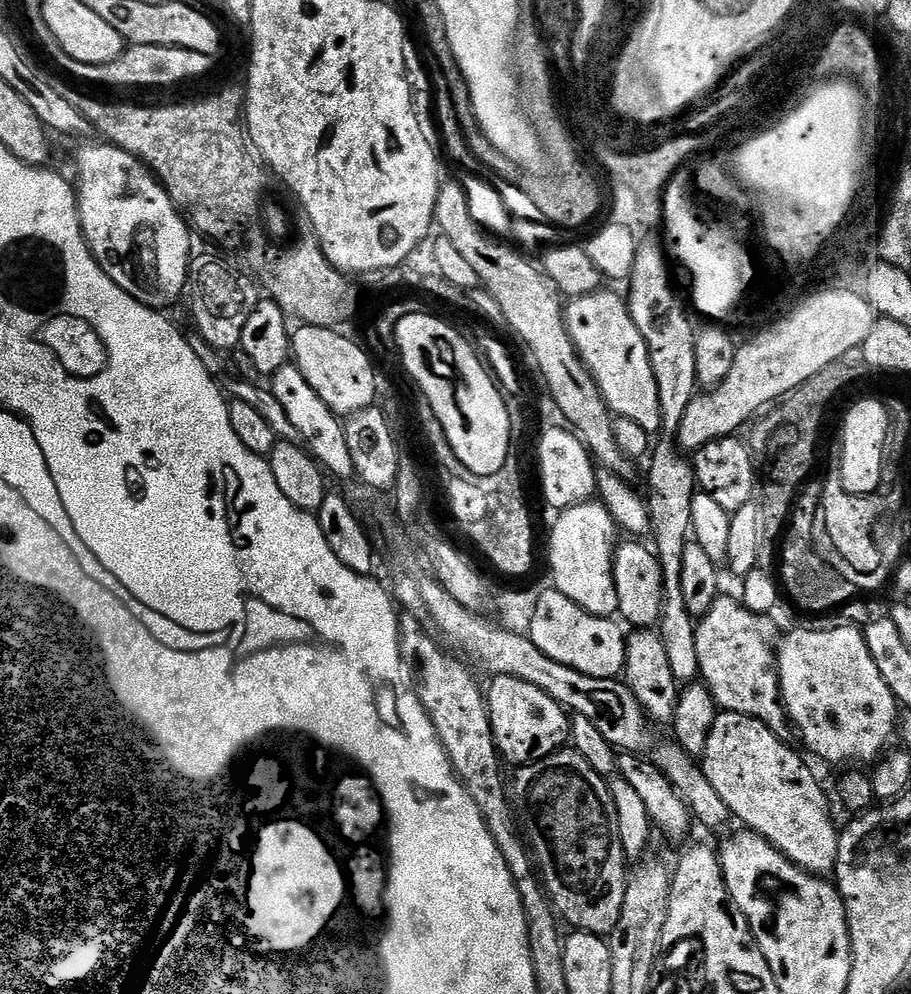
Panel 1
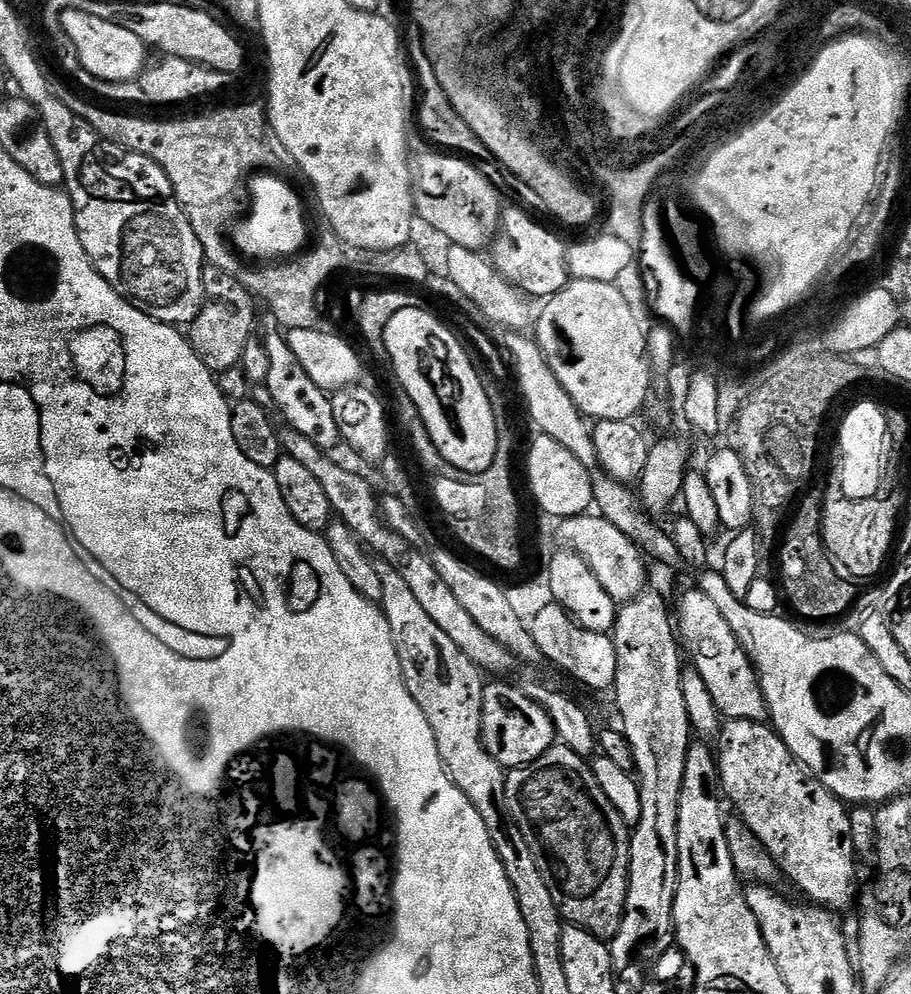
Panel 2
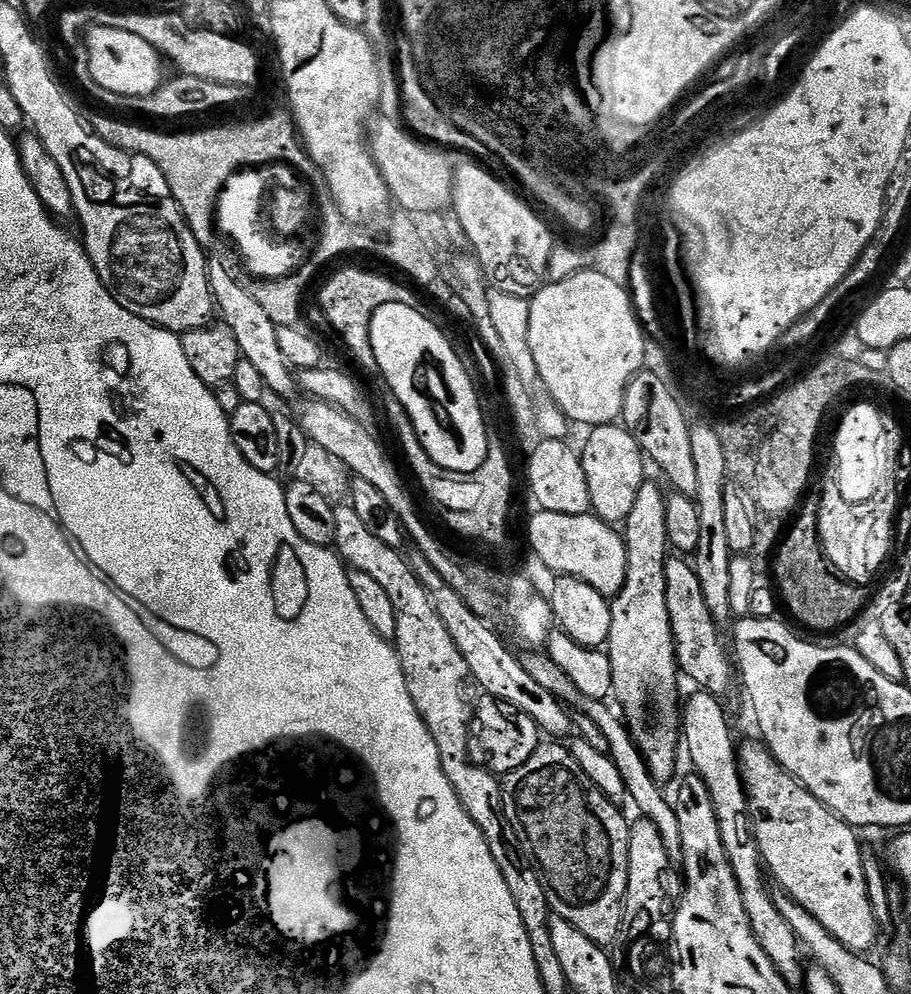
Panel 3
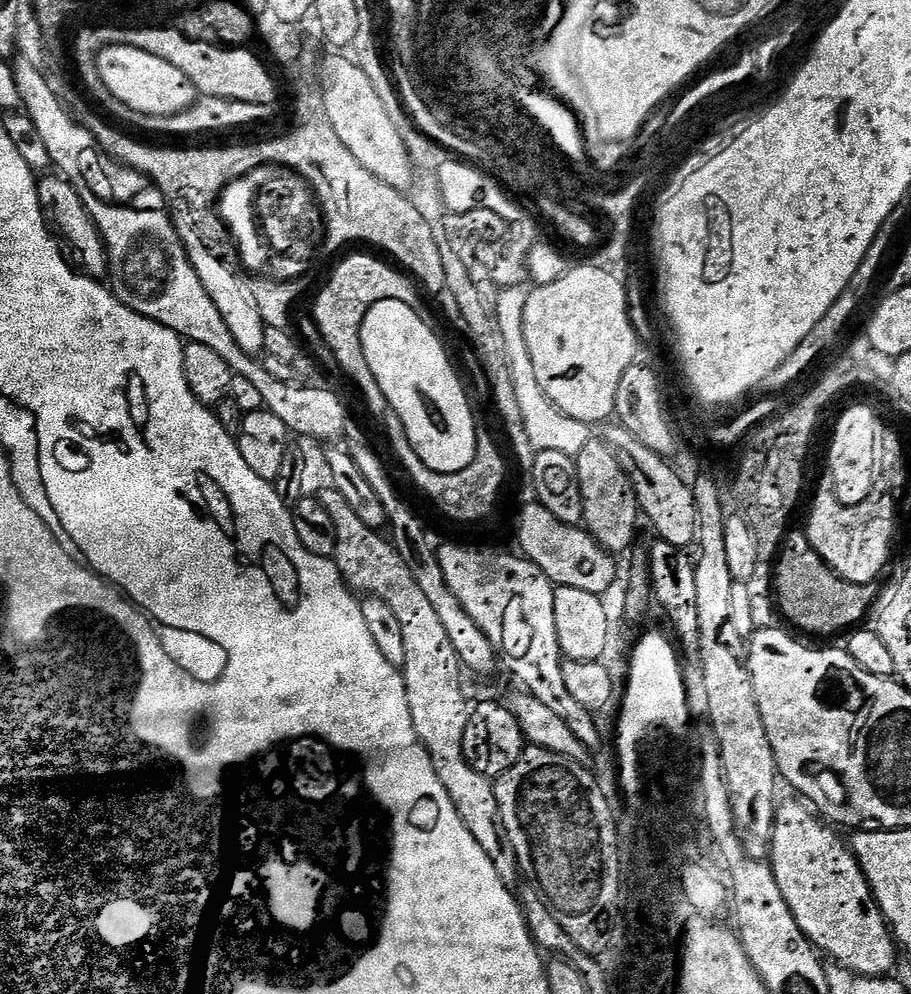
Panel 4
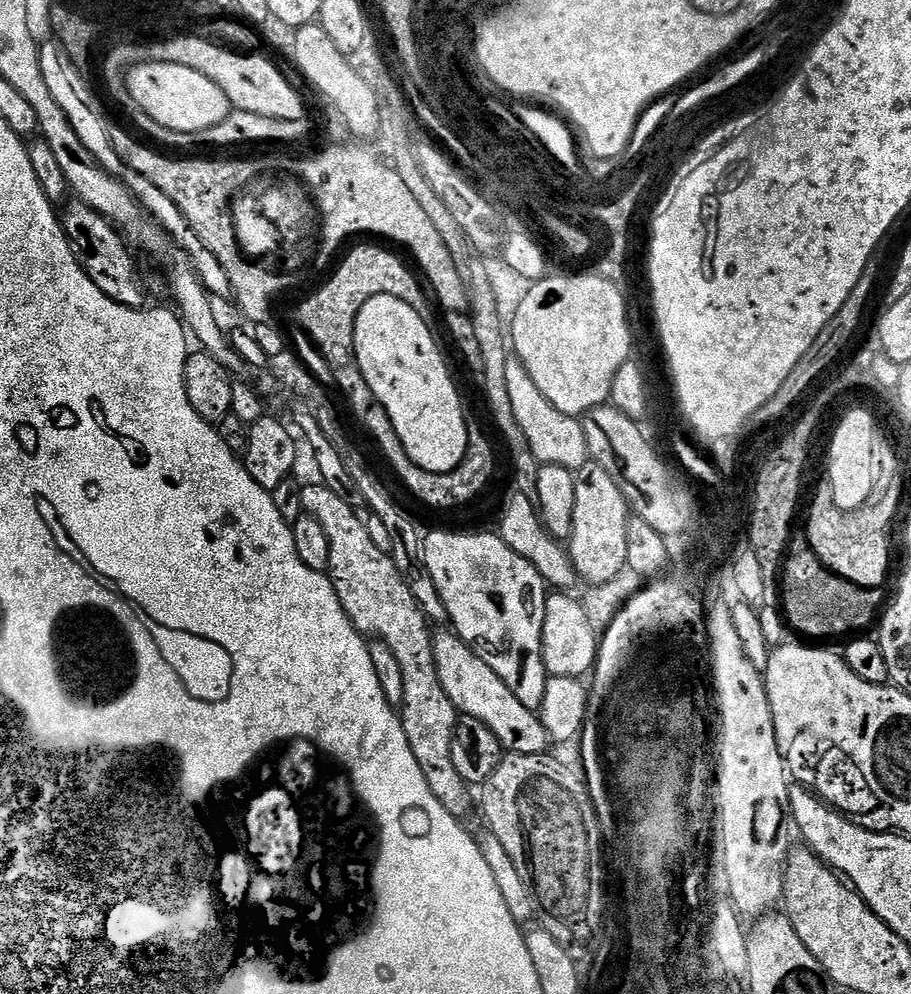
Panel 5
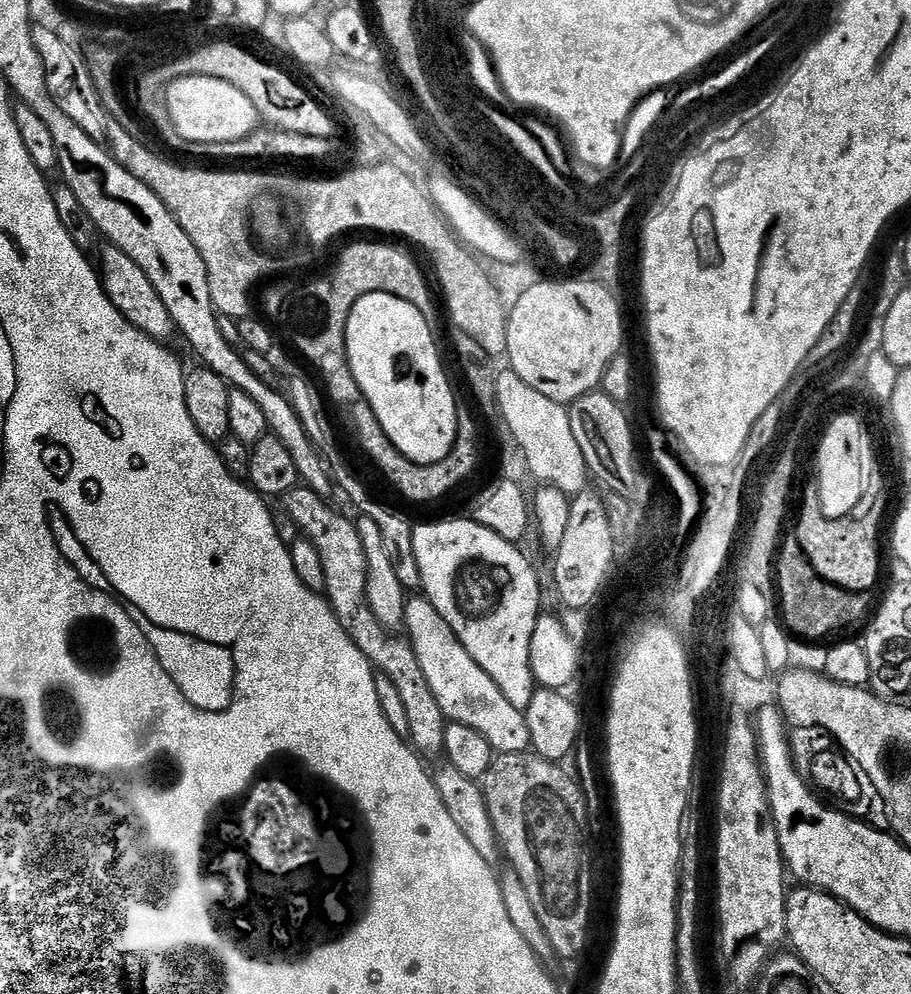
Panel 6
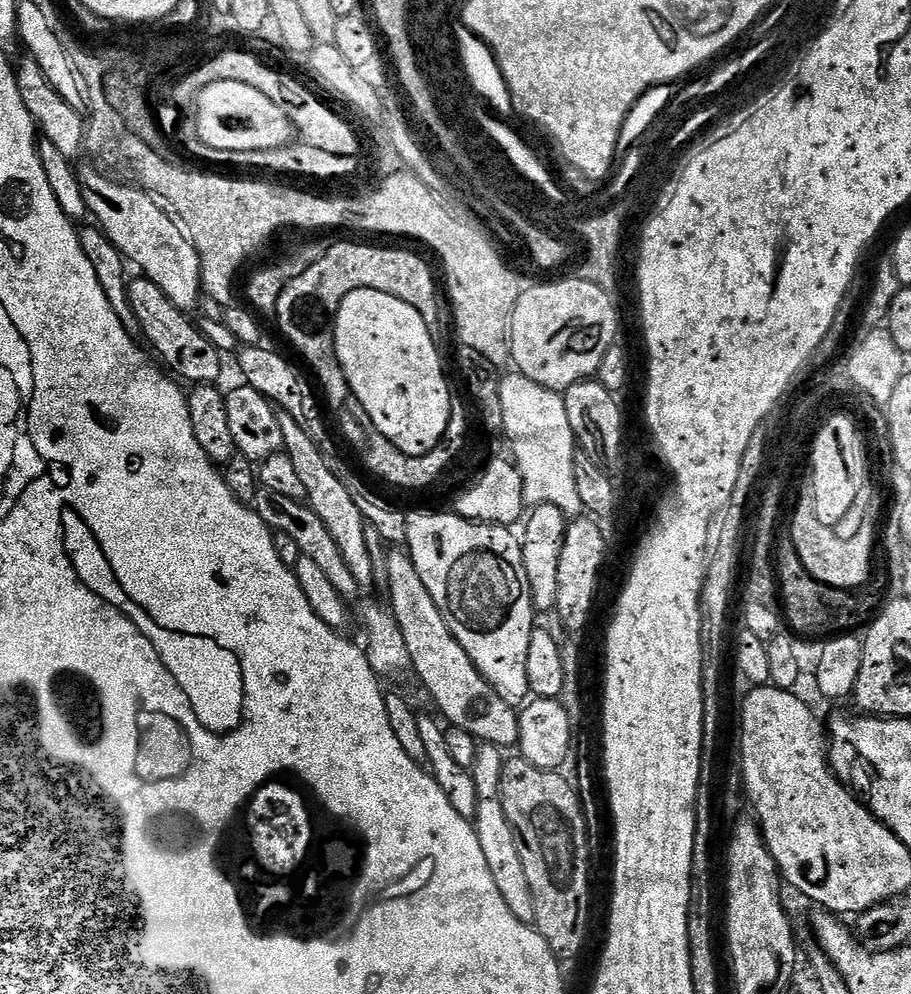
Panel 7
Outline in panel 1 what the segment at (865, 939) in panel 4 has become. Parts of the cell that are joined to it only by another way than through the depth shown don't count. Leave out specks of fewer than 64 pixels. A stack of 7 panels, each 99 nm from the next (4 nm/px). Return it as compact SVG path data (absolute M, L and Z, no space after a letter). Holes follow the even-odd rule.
M721 711L717 715L712 726L712 731L709 734L706 742L706 750L702 757L702 767L706 778L710 782L710 786L714 786L714 790L718 790L718 798L722 798L722 802L726 802L726 806L731 810L733 817L737 821L741 820L743 827L750 832L756 832L762 838L766 838L779 852L790 861L791 864L796 864L799 868L805 868L807 872L813 874L828 874L835 869L836 859L838 858L838 844L840 832L838 825L832 821L832 808L828 805L828 796L824 793L824 788L820 785L818 777L812 773L812 768L791 748L791 743L780 740L761 720L750 718L746 714L738 714L737 712Z

